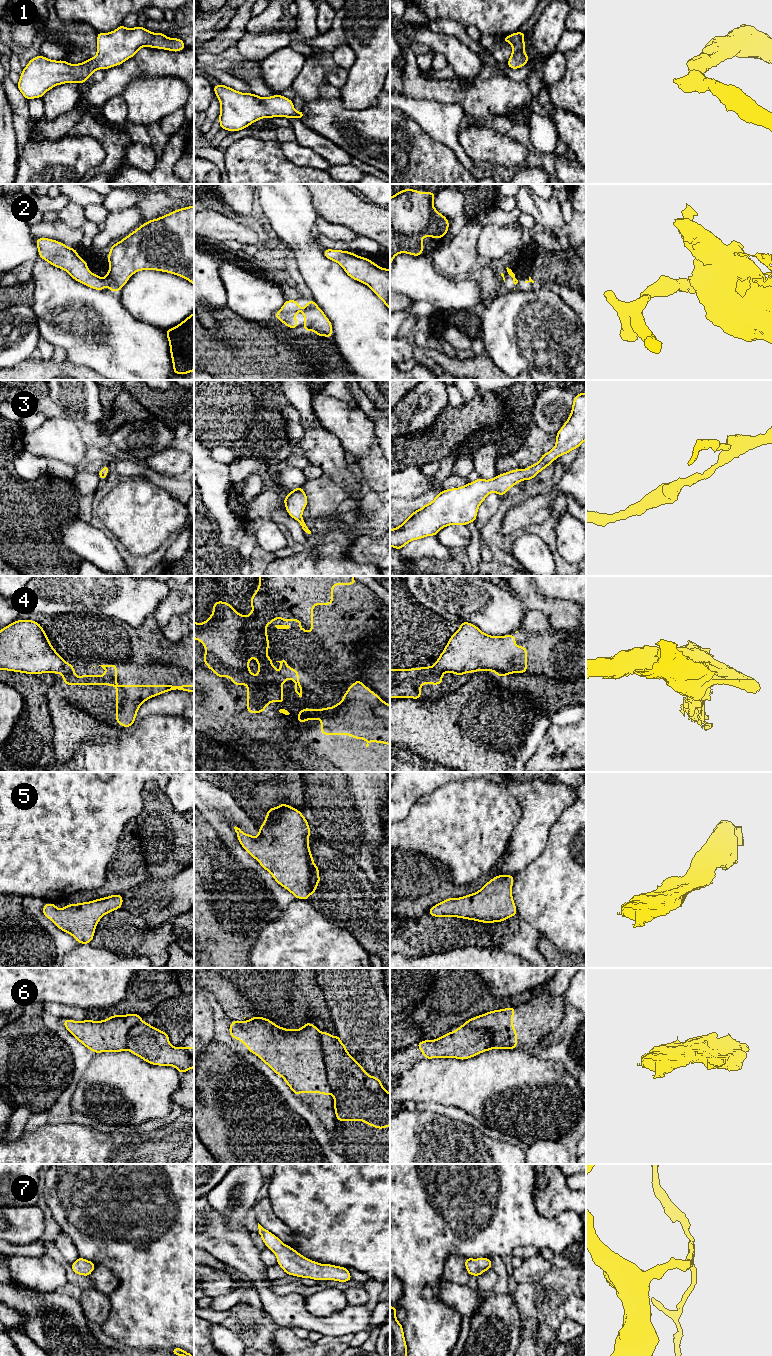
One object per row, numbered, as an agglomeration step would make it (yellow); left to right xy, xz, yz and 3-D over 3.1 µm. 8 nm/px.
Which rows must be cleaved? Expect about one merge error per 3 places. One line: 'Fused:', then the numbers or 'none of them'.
Fused: 4, 6

